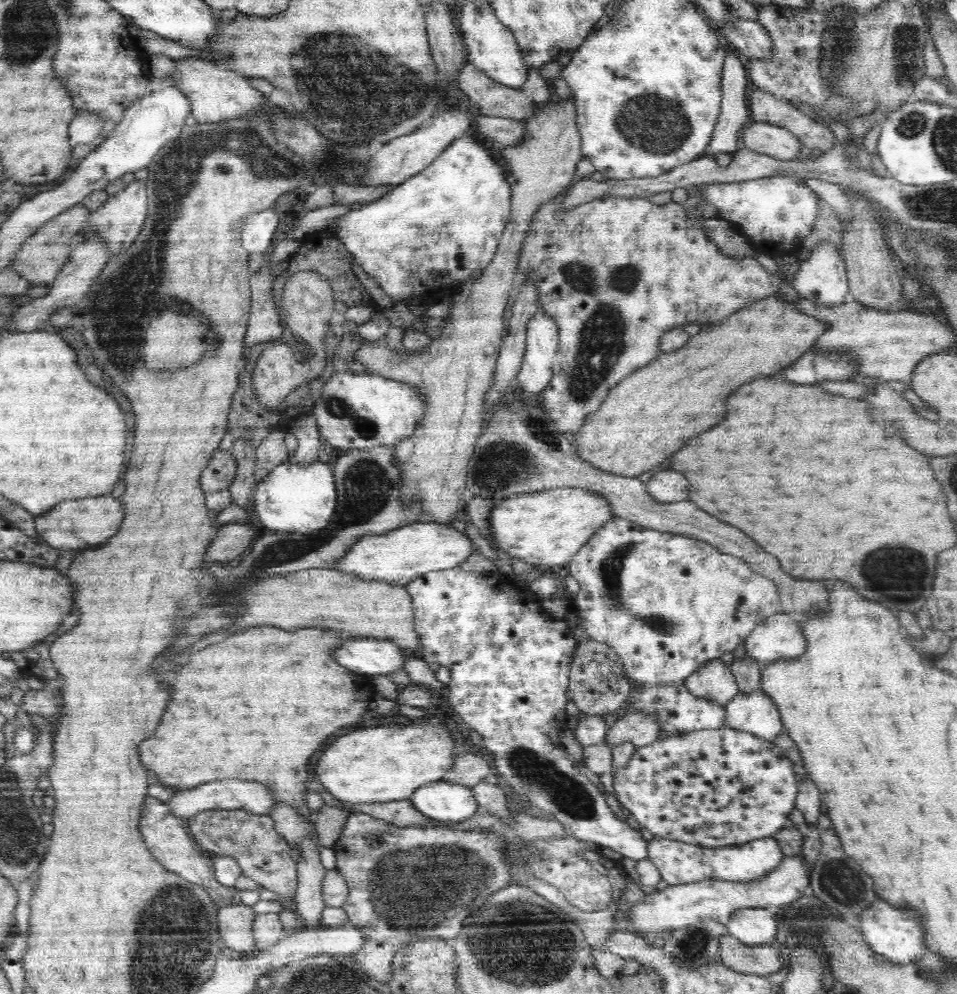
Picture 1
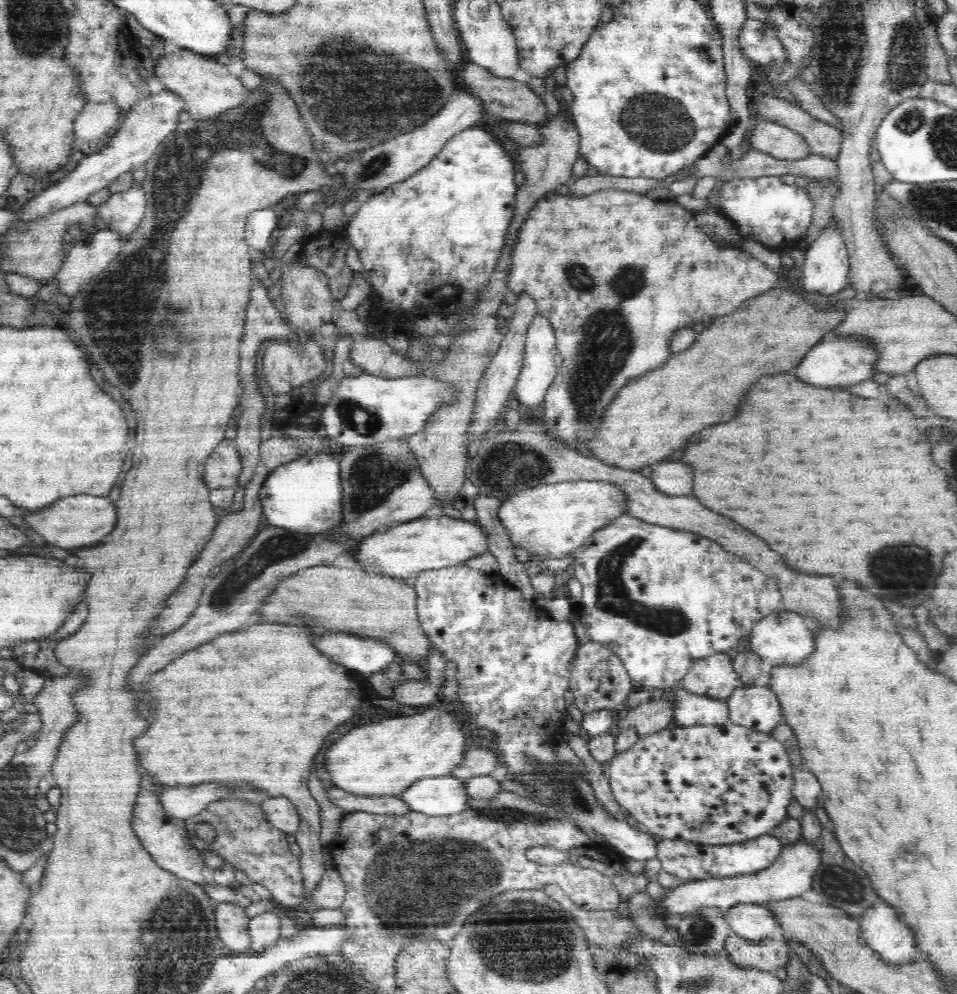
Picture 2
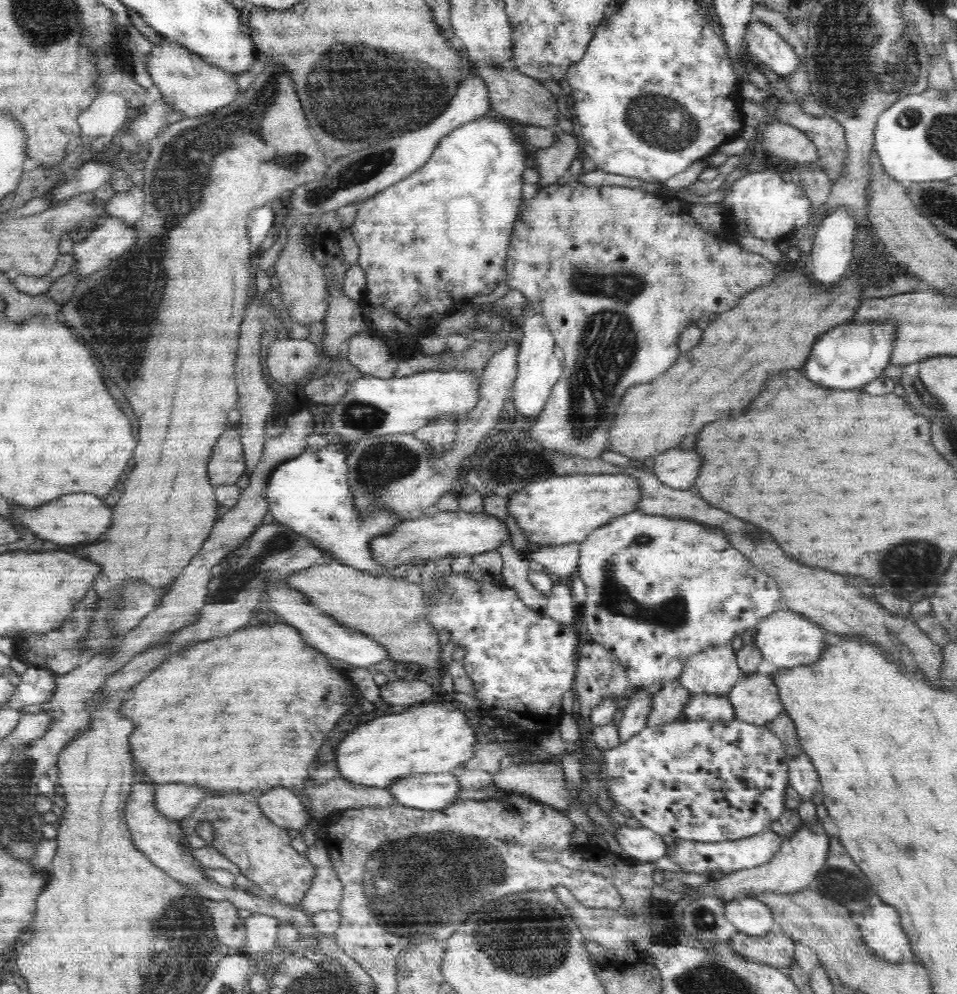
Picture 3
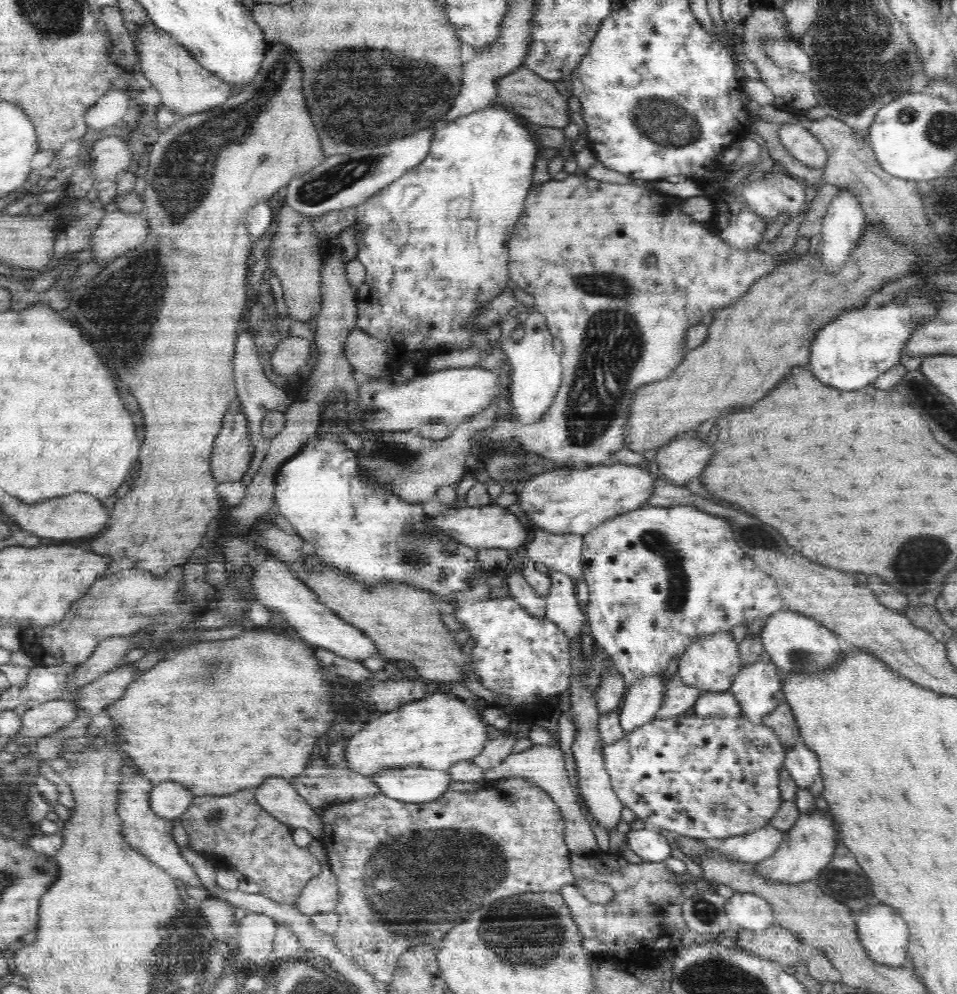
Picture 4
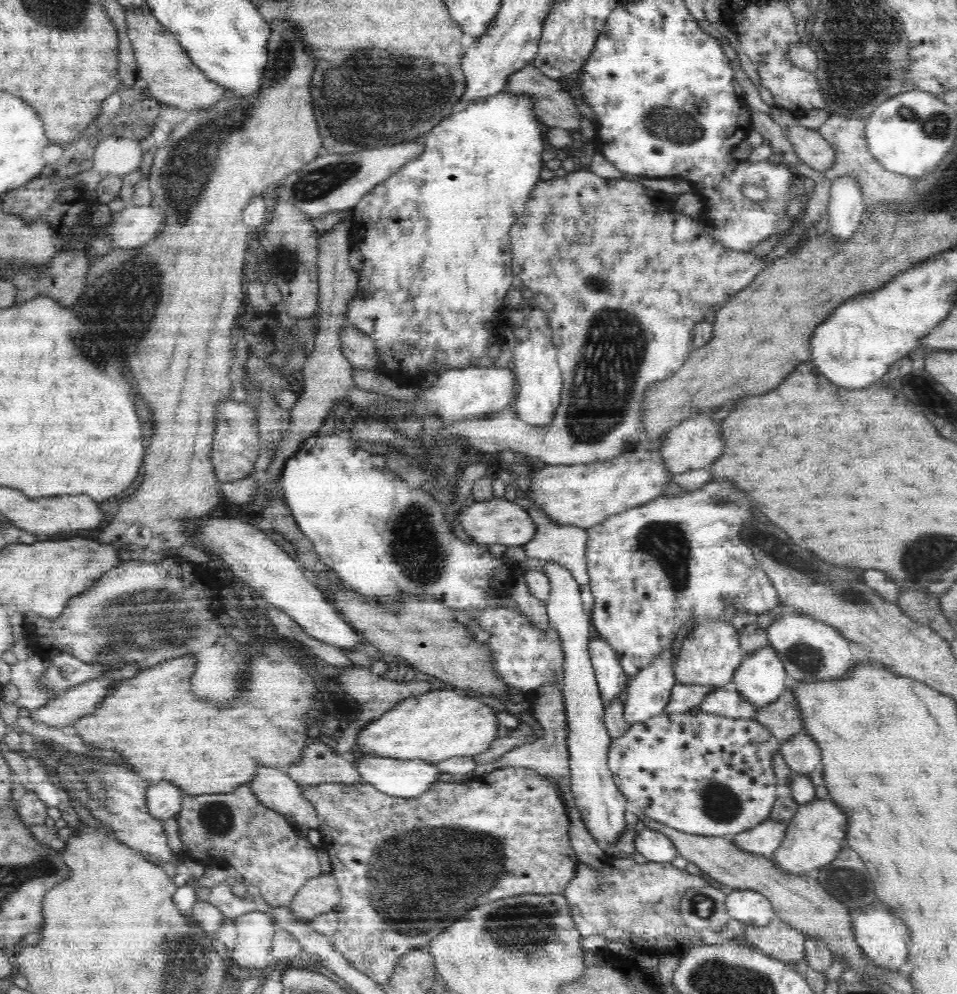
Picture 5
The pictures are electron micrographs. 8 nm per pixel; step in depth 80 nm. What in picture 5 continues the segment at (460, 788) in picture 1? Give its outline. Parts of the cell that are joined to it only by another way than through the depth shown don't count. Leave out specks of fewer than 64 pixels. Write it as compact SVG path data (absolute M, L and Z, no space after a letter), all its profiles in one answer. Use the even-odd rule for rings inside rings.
M354 756L354 766L360 771L363 781L374 785L380 792L402 799L414 799L426 794L434 782L438 782L441 770L425 760L398 760L381 756Z

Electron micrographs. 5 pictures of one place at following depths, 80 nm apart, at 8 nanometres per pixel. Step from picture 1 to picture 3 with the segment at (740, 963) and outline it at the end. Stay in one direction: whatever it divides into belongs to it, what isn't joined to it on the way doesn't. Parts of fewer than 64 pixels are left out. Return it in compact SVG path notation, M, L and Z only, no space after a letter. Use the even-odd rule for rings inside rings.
M736 932L728 939L728 944L738 956L774 968L788 967L795 962L795 943L783 932L776 935L767 933L764 936L748 936Z

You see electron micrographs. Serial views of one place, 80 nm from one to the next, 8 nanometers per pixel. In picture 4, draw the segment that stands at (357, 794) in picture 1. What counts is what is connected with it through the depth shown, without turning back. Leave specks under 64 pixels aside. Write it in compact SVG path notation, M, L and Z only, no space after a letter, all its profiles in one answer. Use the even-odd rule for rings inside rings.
M430 693L424 698L406 702L396 710L381 713L378 716L374 714L374 718L366 726L362 726L360 731L350 737L344 751L344 760L349 770L370 779L378 772L392 770L392 768L408 768L408 766L448 771L454 762L471 761L478 756L483 749L483 744L488 741L486 725L488 724L482 720L482 713L478 713L473 704L468 705L464 695Z

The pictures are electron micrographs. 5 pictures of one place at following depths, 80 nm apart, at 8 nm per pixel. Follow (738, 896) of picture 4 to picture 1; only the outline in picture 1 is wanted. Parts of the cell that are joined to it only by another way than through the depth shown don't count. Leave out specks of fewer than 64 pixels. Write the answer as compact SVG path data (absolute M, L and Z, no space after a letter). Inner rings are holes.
M742 908L730 916L727 932L742 944L756 946L774 941L777 922L775 913L766 908Z

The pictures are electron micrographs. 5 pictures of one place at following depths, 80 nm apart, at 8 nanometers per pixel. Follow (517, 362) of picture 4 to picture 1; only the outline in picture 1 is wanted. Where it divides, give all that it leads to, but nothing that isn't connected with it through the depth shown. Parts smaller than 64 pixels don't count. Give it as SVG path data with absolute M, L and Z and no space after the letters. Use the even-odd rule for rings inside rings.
M539 307L526 327L526 350L517 380L523 397L539 396L552 380L552 366L558 354L558 325Z

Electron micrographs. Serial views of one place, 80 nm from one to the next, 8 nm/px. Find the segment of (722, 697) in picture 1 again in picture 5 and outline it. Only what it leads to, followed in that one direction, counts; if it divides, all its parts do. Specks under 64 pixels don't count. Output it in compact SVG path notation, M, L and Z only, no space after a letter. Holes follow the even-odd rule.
M710 620L698 623L681 644L678 662L675 663L675 675L680 683L727 688L745 657L739 632L734 629L732 621Z

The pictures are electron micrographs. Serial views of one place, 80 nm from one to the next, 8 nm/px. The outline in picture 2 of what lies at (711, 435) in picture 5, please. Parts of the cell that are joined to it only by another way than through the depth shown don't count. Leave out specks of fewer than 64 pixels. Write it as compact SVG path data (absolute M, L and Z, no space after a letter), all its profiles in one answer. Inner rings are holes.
M680 462L654 463L651 479L654 486L668 496L686 496L692 492L692 468Z

